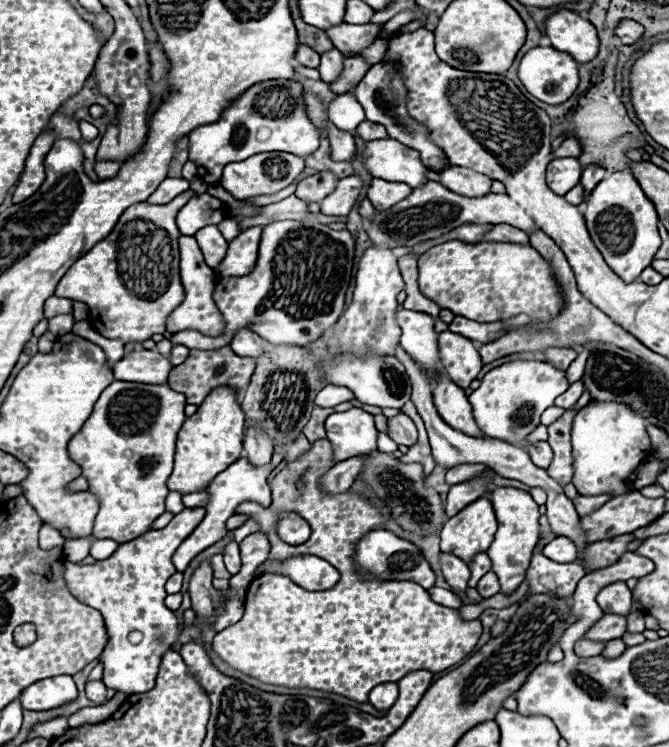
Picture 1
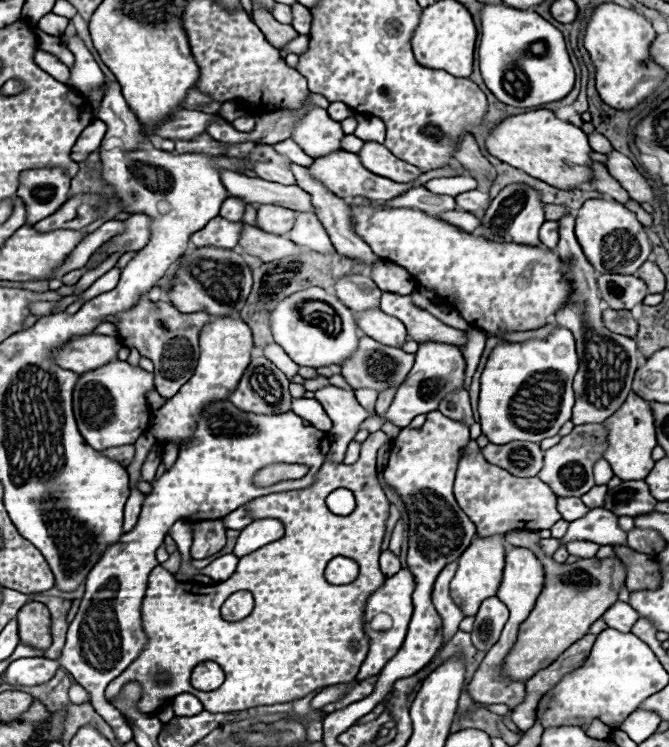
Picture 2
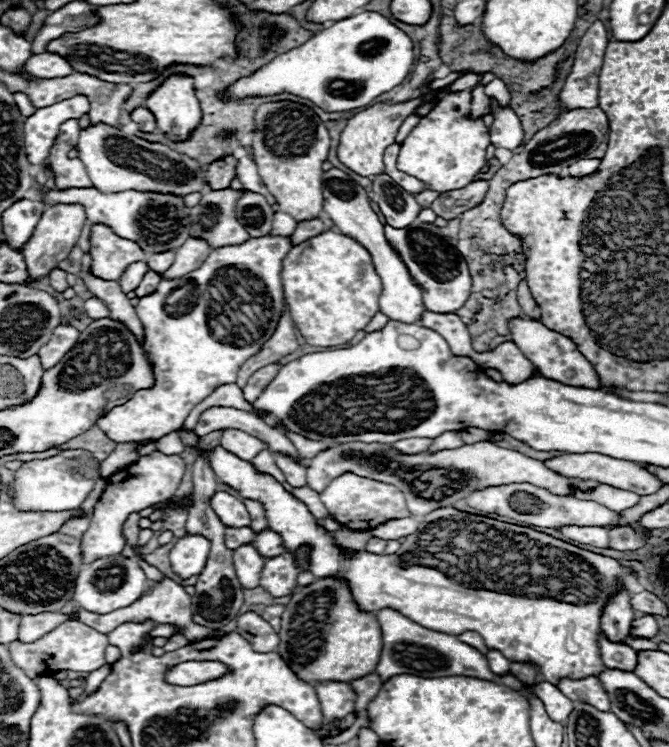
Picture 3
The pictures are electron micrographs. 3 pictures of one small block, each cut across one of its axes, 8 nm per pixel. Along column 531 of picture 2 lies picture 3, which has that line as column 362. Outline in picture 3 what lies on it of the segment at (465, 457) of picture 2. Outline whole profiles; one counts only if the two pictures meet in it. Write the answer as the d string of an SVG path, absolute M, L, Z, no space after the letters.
M342 474L334 478L320 494L320 500L324 502L326 510L340 522L340 524L350 524L354 522L356 530L372 530L388 520L398 520L398 518L410 518L412 514L406 508L404 494L394 488L392 484L376 482L370 478L362 478L356 474Z

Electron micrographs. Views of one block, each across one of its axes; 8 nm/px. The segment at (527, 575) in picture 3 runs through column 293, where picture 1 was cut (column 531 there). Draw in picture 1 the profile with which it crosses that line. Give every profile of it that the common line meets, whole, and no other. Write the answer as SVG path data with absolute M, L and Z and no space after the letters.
M498 486L492 494L490 500L495 511L498 528L496 536L488 548L488 556L492 560L492 570L496 572L500 580L500 592L512 594L524 580L526 568L530 564L530 556L534 546L538 544L540 538L540 526L538 526L538 504L532 500L532 496L526 490L518 490L512 486Z

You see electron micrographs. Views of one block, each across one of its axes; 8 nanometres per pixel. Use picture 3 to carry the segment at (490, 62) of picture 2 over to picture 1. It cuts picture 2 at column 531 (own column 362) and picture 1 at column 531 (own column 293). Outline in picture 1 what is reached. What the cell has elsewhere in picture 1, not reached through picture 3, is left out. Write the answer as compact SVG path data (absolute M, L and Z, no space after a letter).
M536 46L536 48L528 50L526 56L522 58L522 62L518 66L518 78L522 80L526 90L532 96L536 96L538 100L542 100L546 104L562 104L578 88L578 64L566 52L562 54L562 52L554 50L552 46Z

